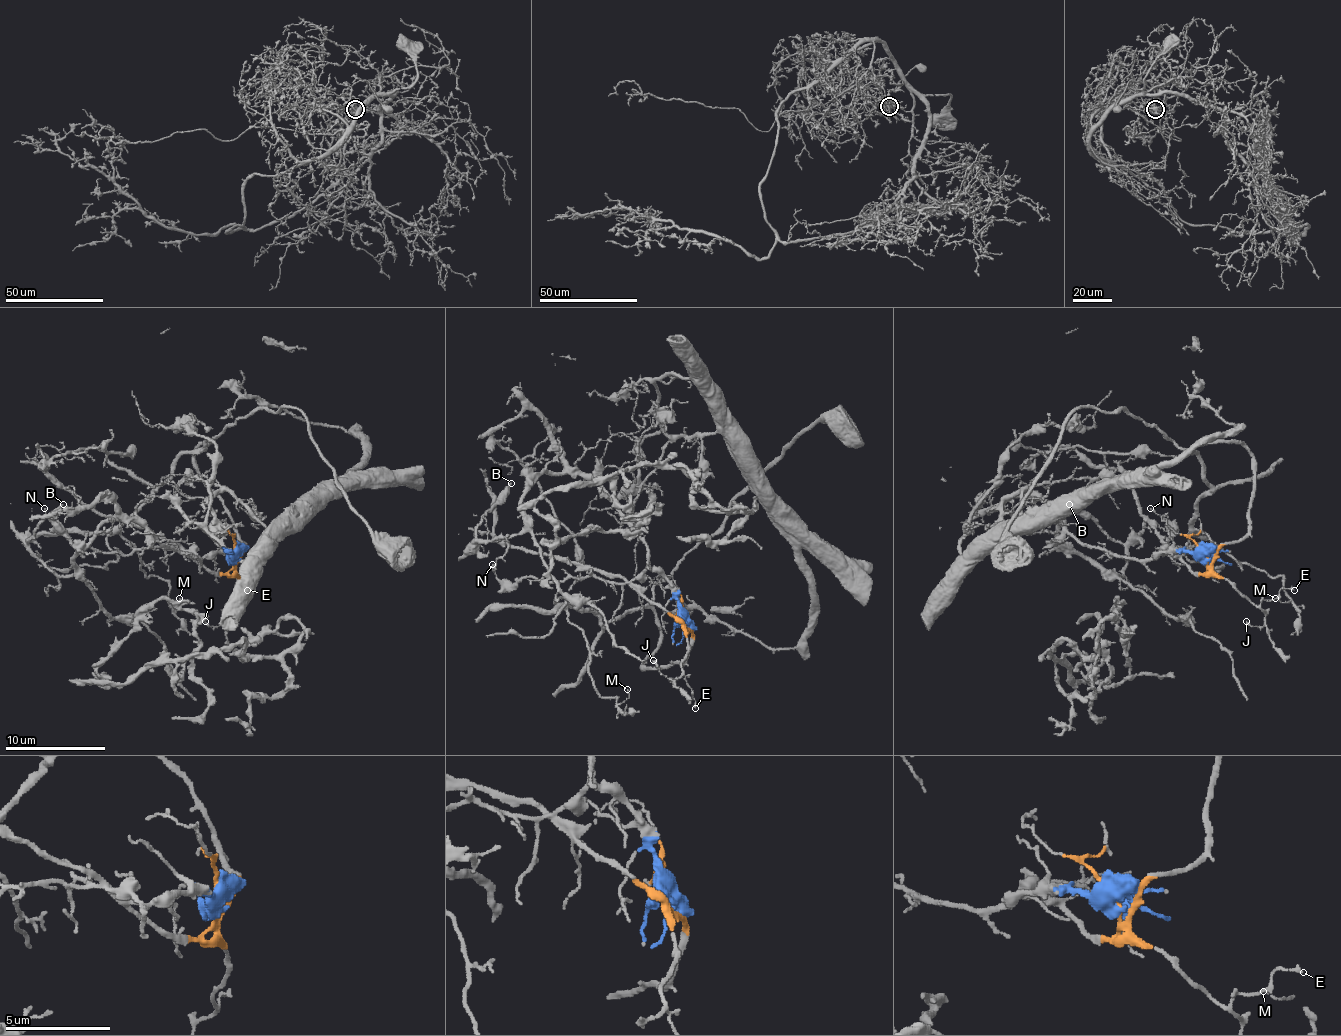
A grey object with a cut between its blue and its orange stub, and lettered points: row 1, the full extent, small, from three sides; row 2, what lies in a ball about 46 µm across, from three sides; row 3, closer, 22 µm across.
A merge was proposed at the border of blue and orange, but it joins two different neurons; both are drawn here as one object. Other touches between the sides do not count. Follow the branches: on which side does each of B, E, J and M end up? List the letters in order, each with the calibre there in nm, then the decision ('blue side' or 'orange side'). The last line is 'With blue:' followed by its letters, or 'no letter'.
B: 240 nm thick; blue side
E: 130 nm thick; orange side
J: 160 nm thick; orange side
M: 100 nm thick; orange side
With blue: B

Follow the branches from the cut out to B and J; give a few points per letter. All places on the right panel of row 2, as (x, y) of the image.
B: (1207, 553), (1119, 558), (1082, 545), (1059, 520), (1059, 538), (1119, 575), (1127, 550), (1069, 505)
J: (1204, 553), (1207, 563), (1260, 608), (1265, 623), (1252, 625), (1247, 620)

